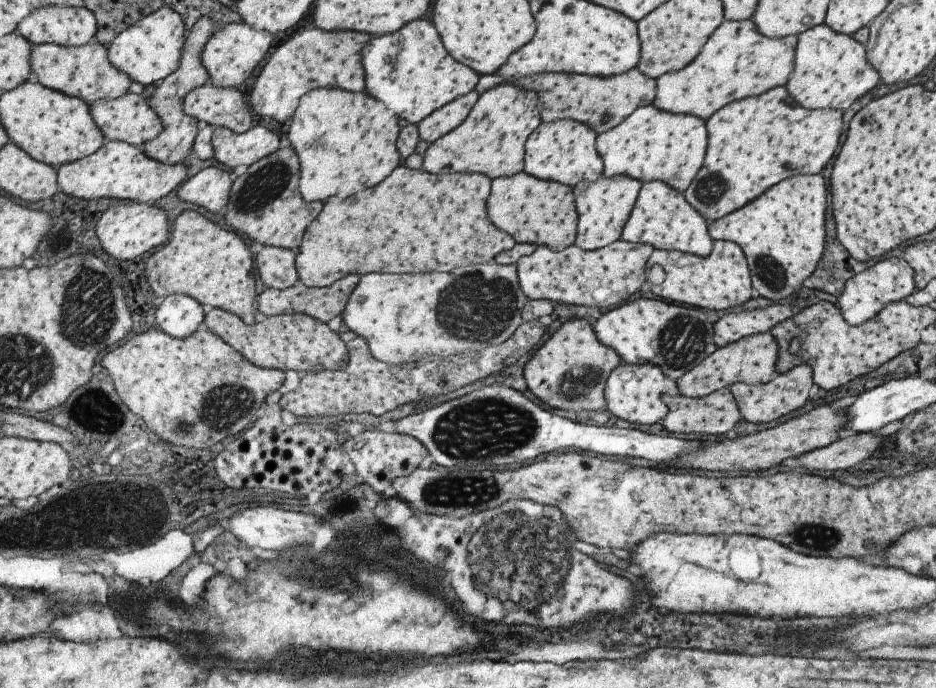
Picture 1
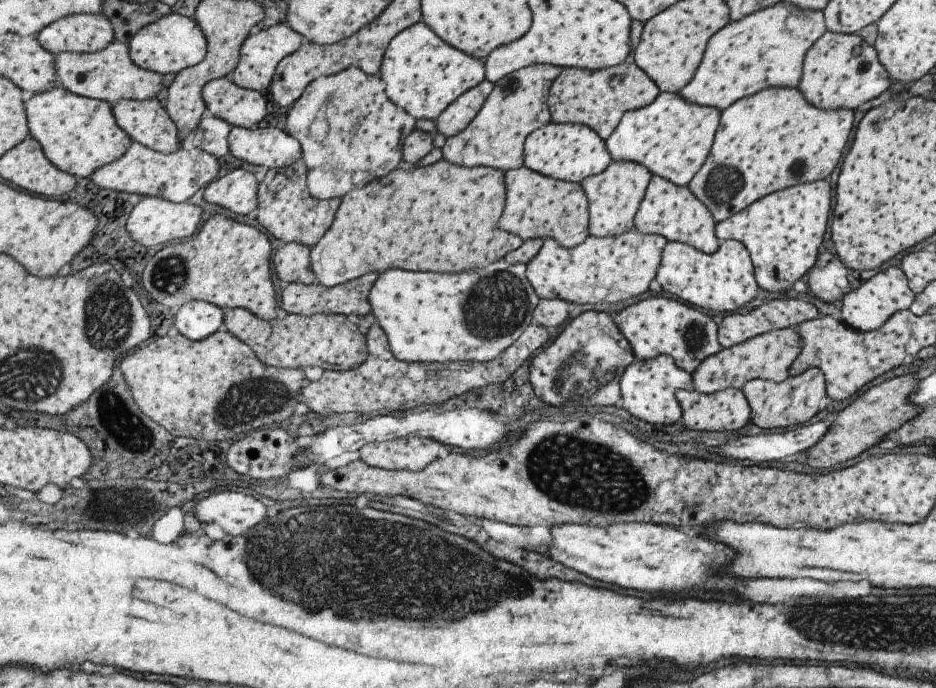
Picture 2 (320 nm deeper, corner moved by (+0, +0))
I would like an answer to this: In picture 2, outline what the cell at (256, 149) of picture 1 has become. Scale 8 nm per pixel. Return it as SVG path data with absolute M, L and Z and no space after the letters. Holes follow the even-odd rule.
M230 127L227 150L238 160L267 169L283 168L302 159L298 142L277 128Z

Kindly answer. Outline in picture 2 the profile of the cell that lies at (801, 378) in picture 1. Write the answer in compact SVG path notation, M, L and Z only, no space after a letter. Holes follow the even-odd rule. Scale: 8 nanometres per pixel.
M813 366L804 370L800 375L788 376L781 382L767 379L748 380L741 390L751 411L750 421L759 428L783 428L783 426L805 424L826 403L823 373Z

